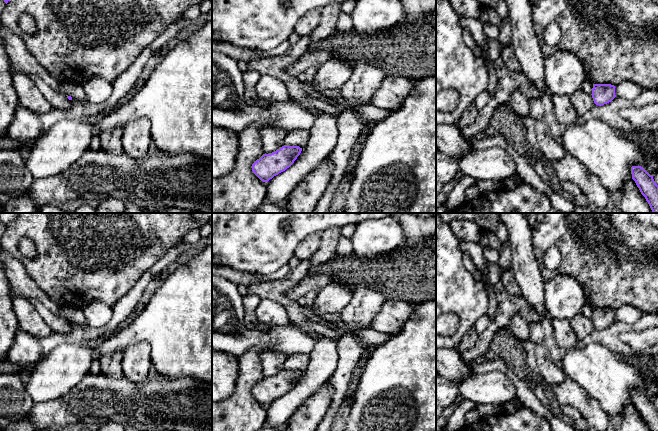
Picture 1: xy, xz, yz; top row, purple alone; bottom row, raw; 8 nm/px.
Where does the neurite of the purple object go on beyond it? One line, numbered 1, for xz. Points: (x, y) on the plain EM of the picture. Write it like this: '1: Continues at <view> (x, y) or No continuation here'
1: Continues at xz (300, 362)

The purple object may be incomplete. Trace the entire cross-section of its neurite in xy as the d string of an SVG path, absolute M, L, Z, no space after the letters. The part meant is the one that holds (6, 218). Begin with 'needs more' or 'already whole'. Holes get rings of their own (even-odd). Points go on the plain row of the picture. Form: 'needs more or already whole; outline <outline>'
already whole; outline M0 213L0 221L7 228L18 217L18 213Z

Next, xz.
needs more; outline M310 354L291 355L284 364L284 369L276 375L263 378L251 390L253 397L263 406L289 392L302 373L308 368Z

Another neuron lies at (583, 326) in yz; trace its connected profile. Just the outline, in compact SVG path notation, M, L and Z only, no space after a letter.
M581 312L570 319L570 324L576 333L577 342L589 336L595 329L592 319L584 316Z

